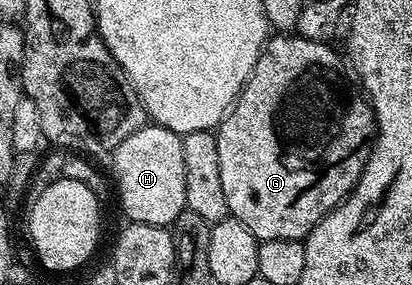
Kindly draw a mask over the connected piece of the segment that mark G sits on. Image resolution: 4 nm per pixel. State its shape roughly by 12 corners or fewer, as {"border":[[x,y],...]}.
{"border":[[273,35],[215,132],[231,216],[308,237],[377,132],[332,44]]}

